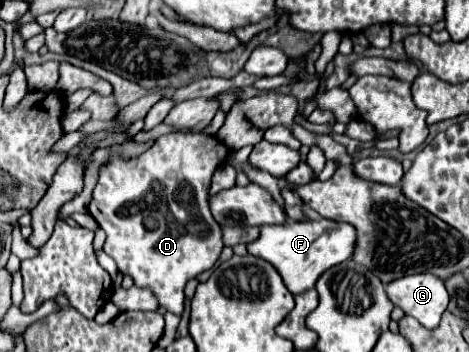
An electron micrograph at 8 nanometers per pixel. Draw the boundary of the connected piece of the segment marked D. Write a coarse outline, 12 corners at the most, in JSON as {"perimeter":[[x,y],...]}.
{"perimeter":[[159,137],[99,167],[103,251],[159,305],[221,255],[211,175],[227,147]]}

